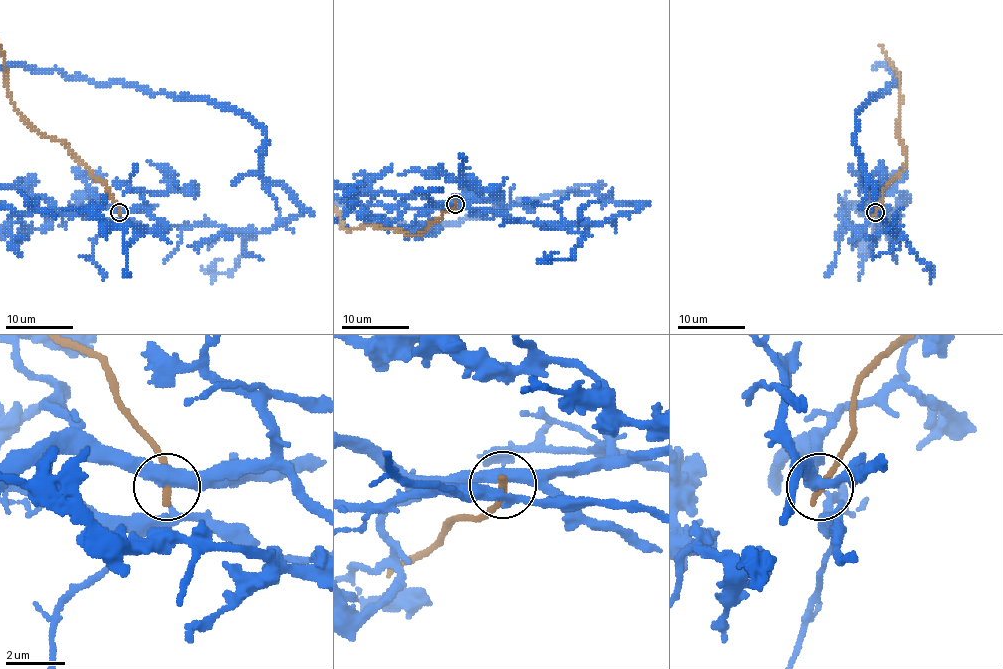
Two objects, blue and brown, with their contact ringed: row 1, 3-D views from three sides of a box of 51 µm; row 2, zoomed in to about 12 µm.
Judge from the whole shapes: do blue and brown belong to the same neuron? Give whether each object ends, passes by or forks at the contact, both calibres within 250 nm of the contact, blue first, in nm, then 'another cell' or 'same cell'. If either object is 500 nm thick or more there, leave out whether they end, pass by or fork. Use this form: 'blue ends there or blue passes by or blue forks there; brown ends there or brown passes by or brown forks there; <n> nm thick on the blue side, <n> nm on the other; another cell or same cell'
blue passes by; brown ends there; 420 nm thick on the blue side, 280 nm on the other; another cell

